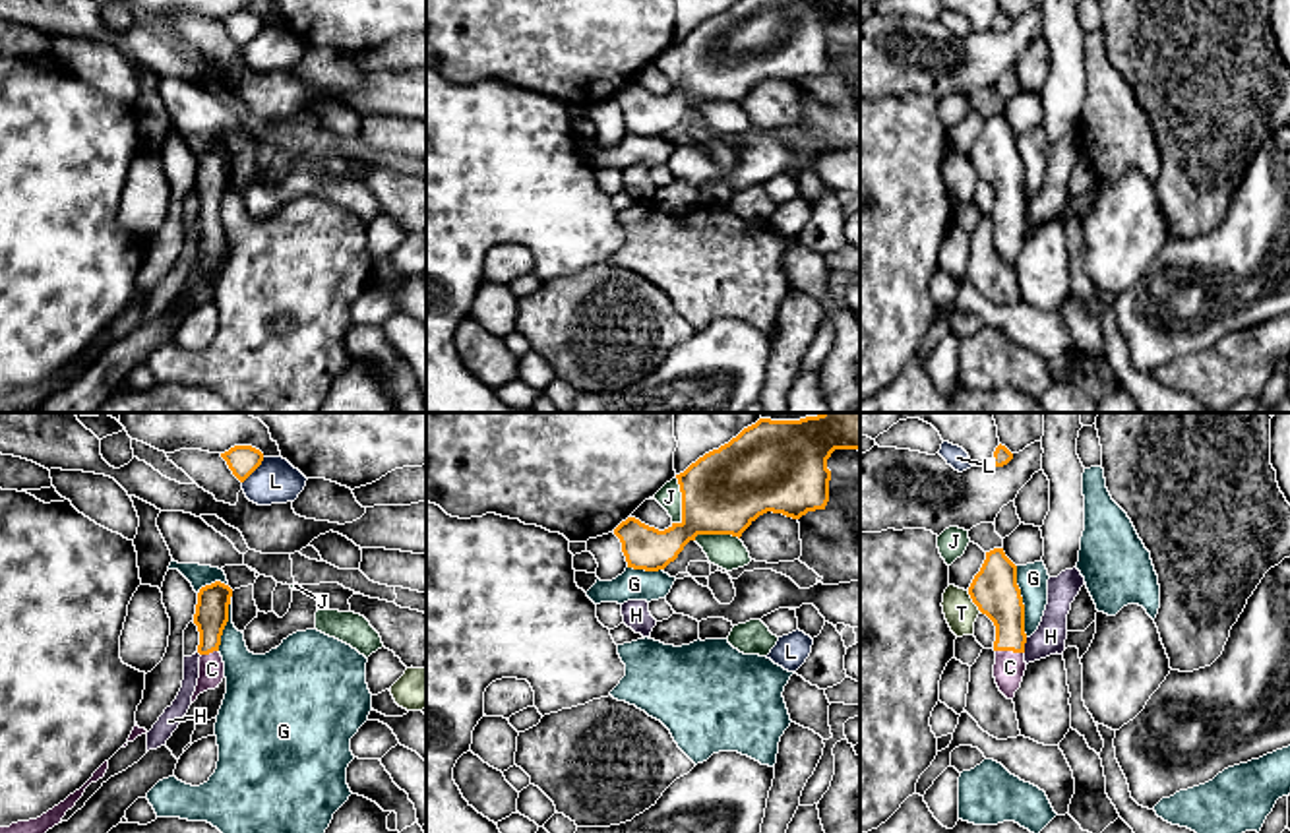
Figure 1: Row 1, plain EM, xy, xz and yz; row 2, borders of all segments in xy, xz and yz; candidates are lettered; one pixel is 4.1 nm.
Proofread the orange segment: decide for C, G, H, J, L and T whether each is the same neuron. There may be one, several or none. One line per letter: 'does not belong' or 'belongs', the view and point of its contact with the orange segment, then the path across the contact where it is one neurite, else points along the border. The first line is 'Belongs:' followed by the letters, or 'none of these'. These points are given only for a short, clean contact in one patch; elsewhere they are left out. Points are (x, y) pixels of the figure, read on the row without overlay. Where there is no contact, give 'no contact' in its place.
Belongs: C
C: belongs | yz (1010, 215) | across yz (996, 159), (1010, 186), (1010, 215), (1010, 233)
G: does not belong | yz (1021, 167) | along yz (1015, 132), (1015, 150), (1023, 171), (1023, 198), (1027, 202)
H: does not belong | yz (1023, 212) | along yz (1027, 204), (1023, 217)
J: does not belong | xz (682, 68)
L: does not belong | xy (254, 35)
T: does not belong | yz (973, 167)

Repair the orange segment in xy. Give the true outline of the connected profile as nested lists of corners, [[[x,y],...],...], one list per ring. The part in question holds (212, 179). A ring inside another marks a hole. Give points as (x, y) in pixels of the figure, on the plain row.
[[[221,147],[205,151],[198,159],[194,190],[200,198],[200,244],[192,269],[200,260],[219,254],[225,244],[225,229],[219,219],[221,201],[229,188],[232,155]]]

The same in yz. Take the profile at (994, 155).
[[[1003,114],[986,118],[986,126],[968,153],[968,161],[996,192],[994,244],[999,258],[1013,265],[1027,236],[1027,200],[1017,132],[1005,122]]]

